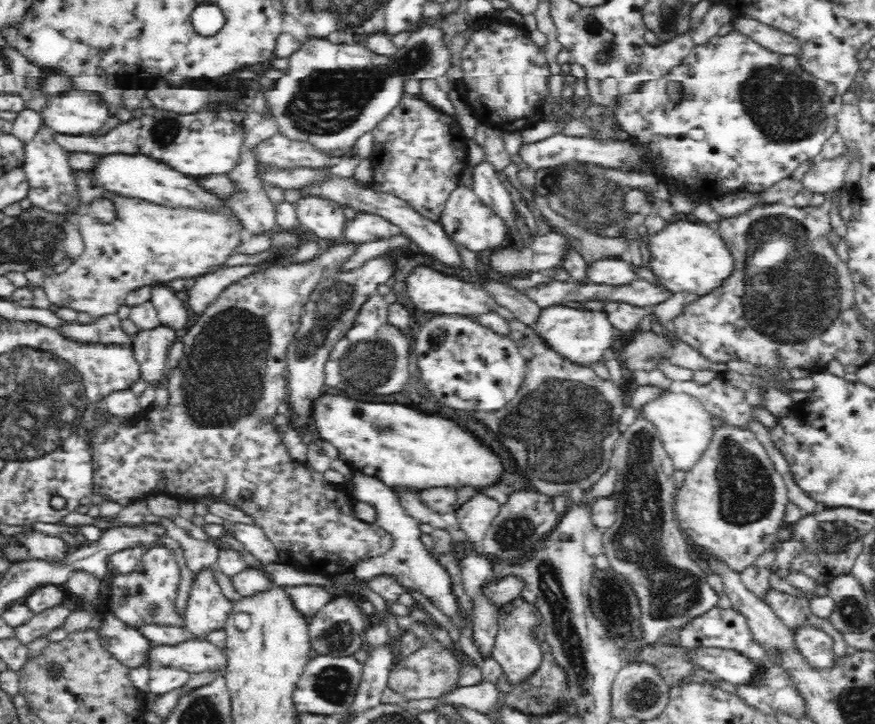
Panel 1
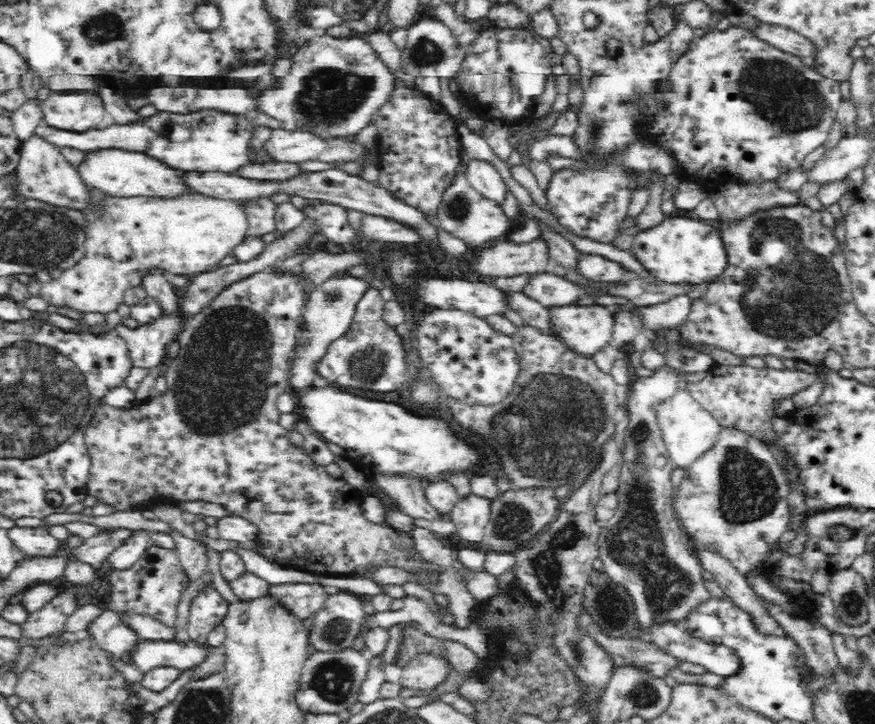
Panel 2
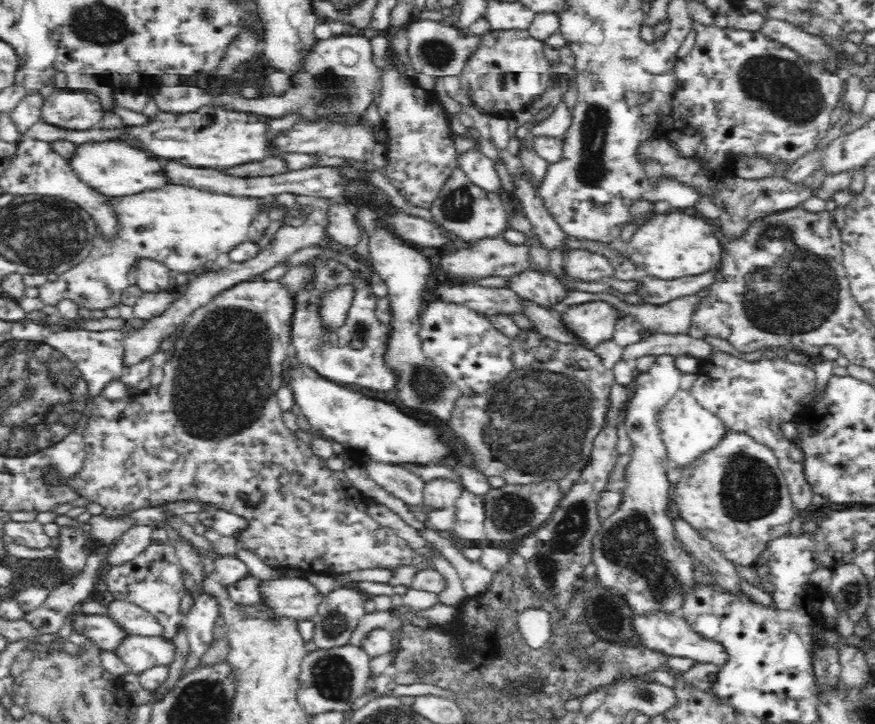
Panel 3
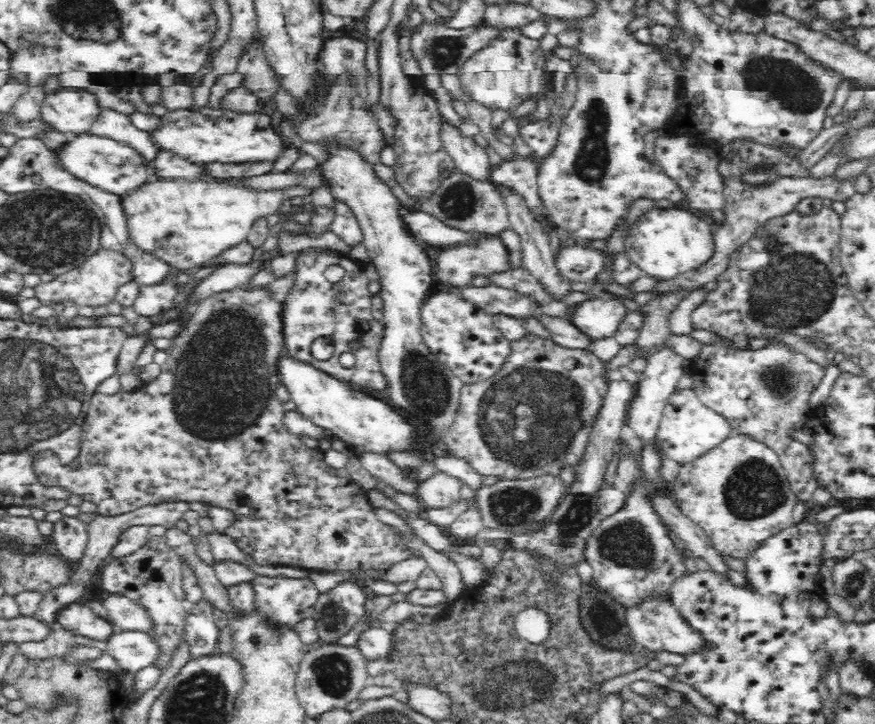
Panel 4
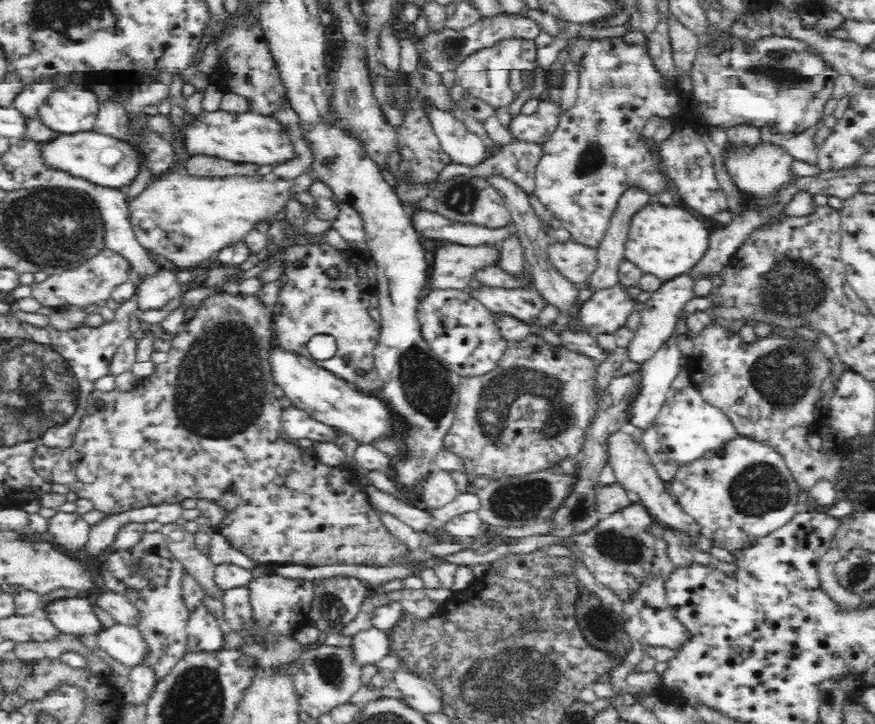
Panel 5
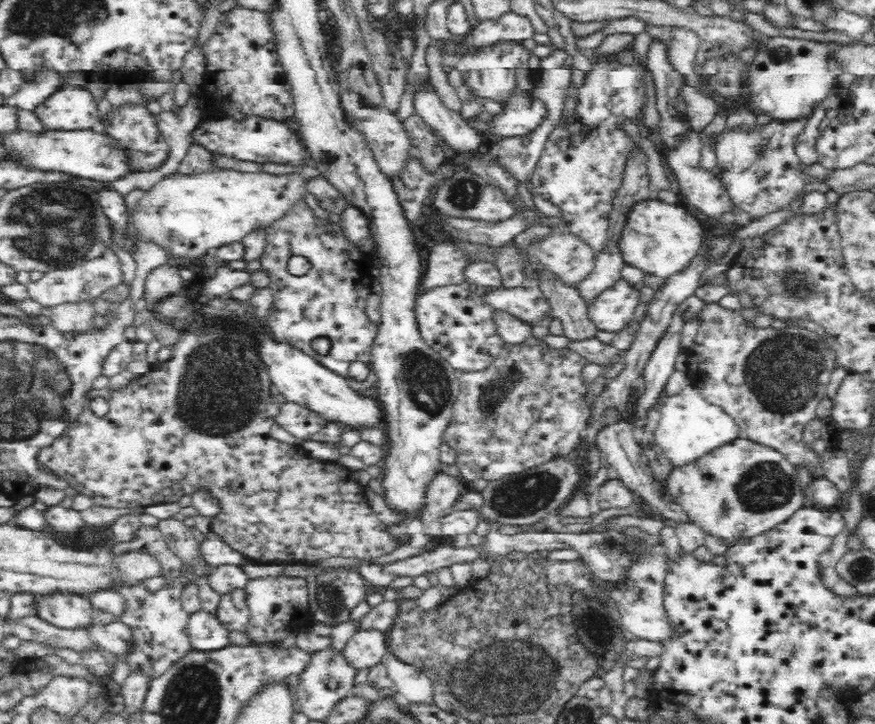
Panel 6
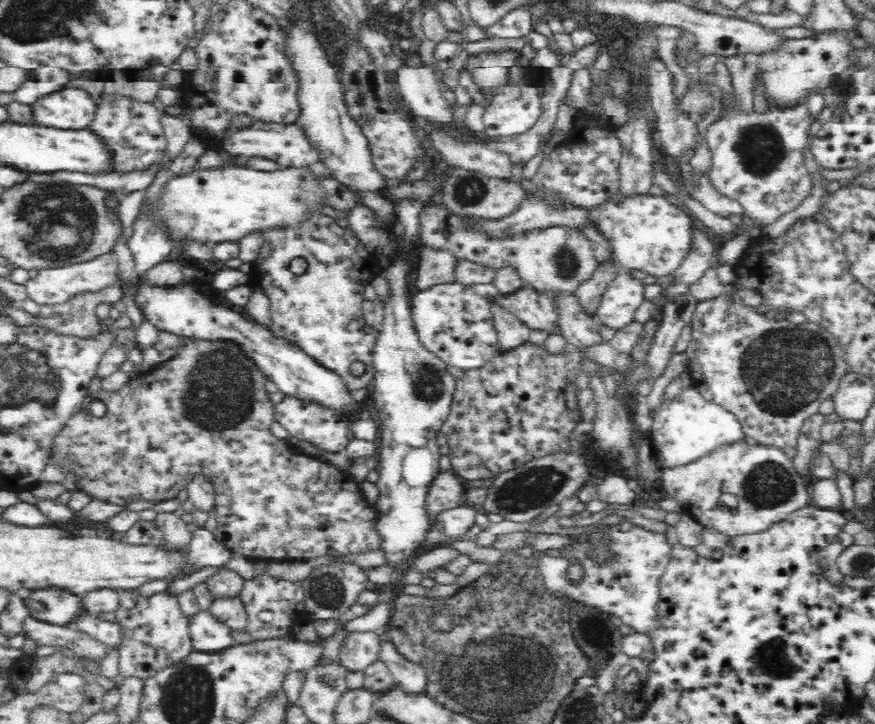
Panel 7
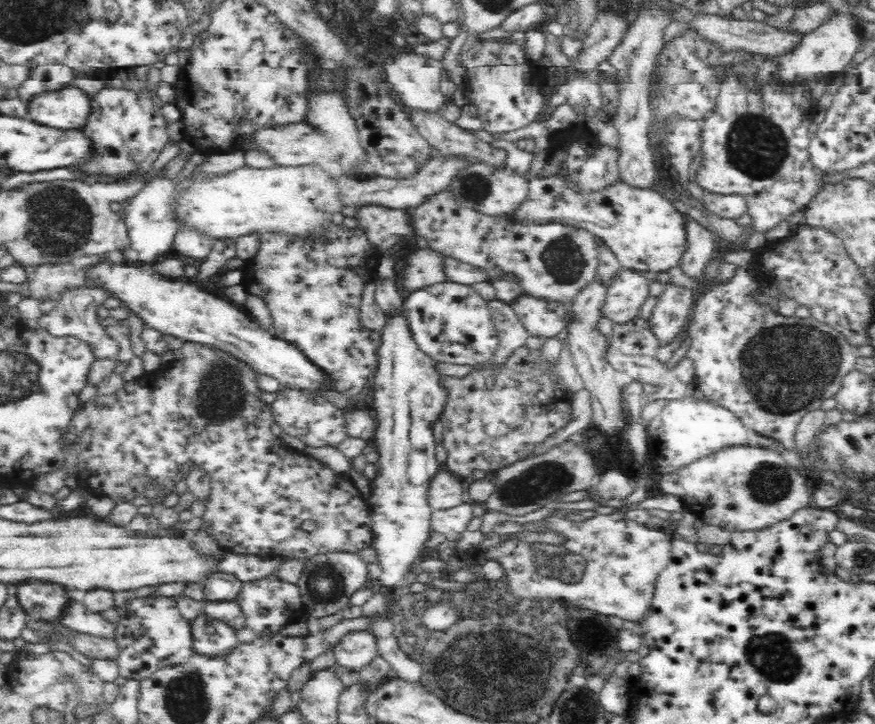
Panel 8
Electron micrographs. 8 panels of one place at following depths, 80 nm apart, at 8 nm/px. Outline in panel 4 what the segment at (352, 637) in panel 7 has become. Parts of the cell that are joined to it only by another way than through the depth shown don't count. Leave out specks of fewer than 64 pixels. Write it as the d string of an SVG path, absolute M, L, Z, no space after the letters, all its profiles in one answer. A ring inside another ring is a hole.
M375 626L364 630L355 647L360 651L364 660L378 660L378 658L390 658L393 653L393 634Z

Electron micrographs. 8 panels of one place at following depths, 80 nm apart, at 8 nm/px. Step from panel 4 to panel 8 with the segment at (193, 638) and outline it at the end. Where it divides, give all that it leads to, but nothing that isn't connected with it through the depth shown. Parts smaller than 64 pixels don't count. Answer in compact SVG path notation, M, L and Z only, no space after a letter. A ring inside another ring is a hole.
M201 615L191 622L193 647L197 652L197 658L200 656L206 657L224 657L231 654L236 650L239 645L238 630L232 629L224 622L208 617L207 615Z

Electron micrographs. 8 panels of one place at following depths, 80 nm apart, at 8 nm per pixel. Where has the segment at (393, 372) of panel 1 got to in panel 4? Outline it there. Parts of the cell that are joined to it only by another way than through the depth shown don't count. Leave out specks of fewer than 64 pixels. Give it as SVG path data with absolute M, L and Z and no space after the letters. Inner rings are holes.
M307 248L298 252L296 266L291 271L294 286L281 299L281 329L283 349L287 354L302 359L318 369L334 376L345 383L360 384L362 388L384 390L386 379L377 362L377 352L381 347L383 323L376 320L371 313L371 297L368 290L368 277L364 273L367 264L353 261L347 254L336 256L332 252ZM332 264L344 268L345 273L336 284L328 282L324 271ZM318 336L330 336L334 339L334 356L328 360L316 360L309 352L310 344ZM343 352L351 352L355 364L346 368L338 361Z

